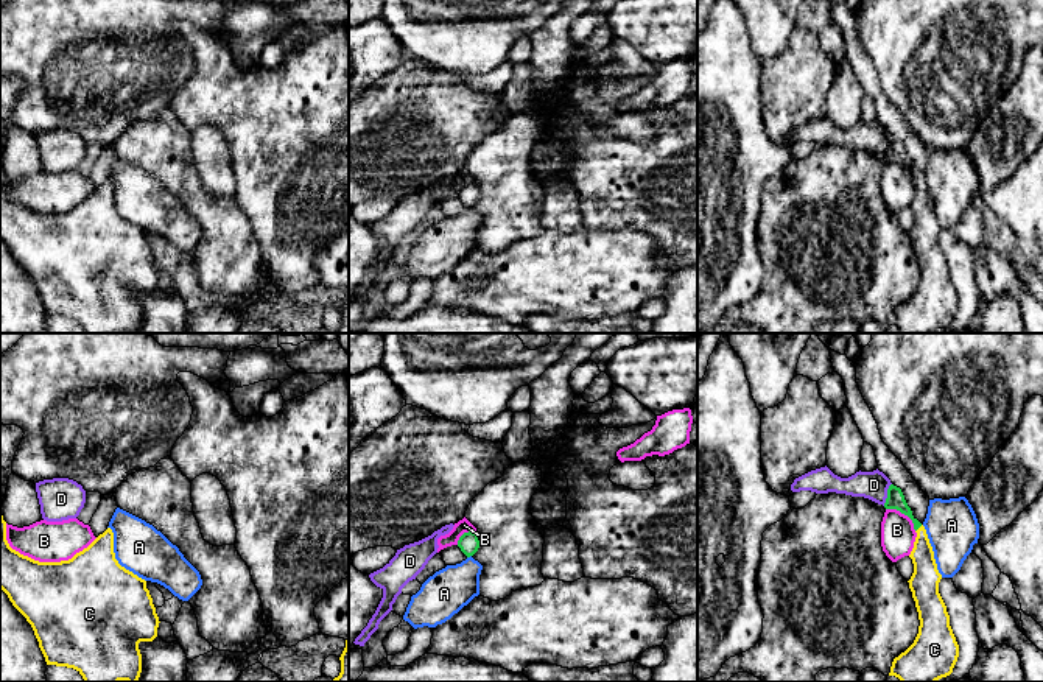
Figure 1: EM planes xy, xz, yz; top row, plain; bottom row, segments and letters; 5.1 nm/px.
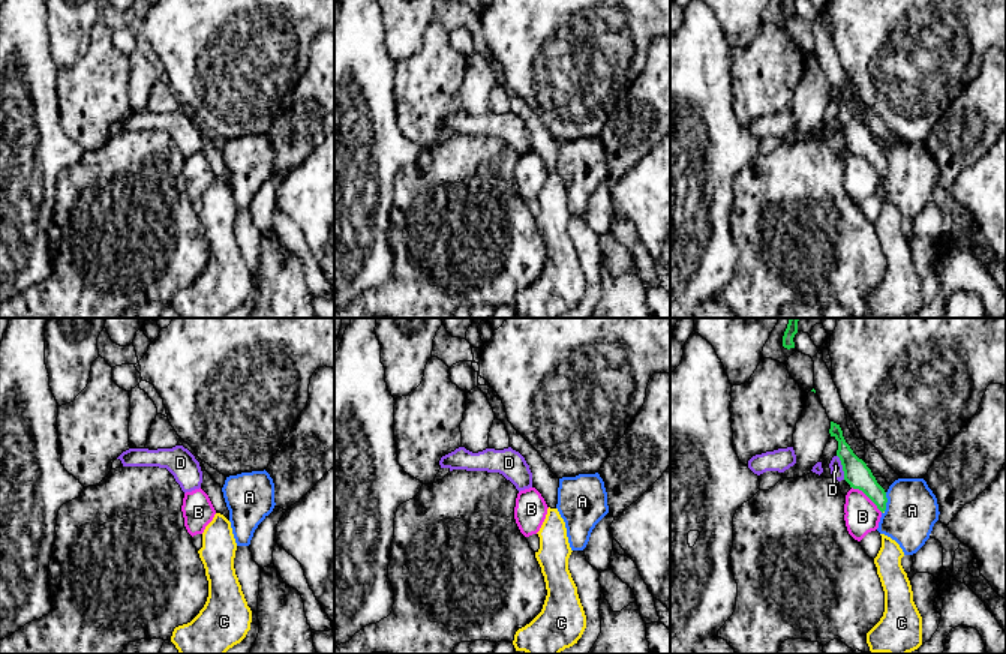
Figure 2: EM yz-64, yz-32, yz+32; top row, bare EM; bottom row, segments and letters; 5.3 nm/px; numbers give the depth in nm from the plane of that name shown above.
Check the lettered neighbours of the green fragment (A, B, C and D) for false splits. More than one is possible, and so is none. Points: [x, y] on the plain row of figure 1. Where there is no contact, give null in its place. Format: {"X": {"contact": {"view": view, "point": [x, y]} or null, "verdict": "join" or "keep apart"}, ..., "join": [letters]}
{"A": {"contact": {"view": "xz", "point": [469, 207]}, "verdict": "keep apart"}, "B": {"contact": {"view": "yz", "point": [903, 164]}, "verdict": "keep apart"}, "C": {"contact": {"view": "yz", "point": [919, 178]}, "verdict": "join"}, "D": {"contact": {"view": "yz", "point": [888, 145]}, "verdict": "keep apart"}, "join": ["C"]}

